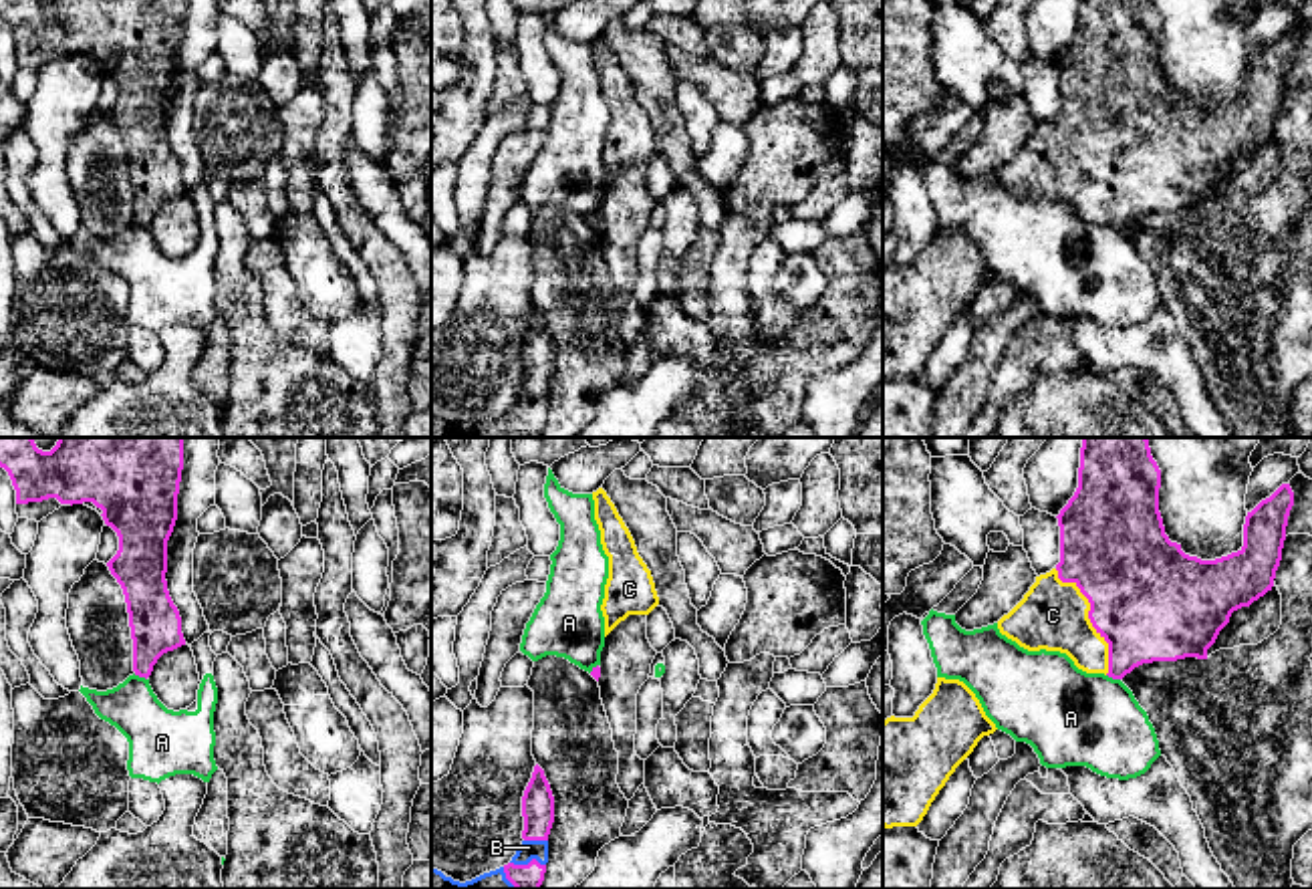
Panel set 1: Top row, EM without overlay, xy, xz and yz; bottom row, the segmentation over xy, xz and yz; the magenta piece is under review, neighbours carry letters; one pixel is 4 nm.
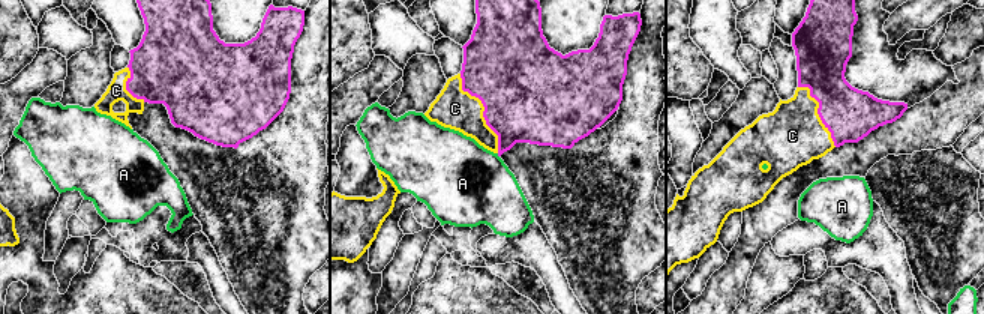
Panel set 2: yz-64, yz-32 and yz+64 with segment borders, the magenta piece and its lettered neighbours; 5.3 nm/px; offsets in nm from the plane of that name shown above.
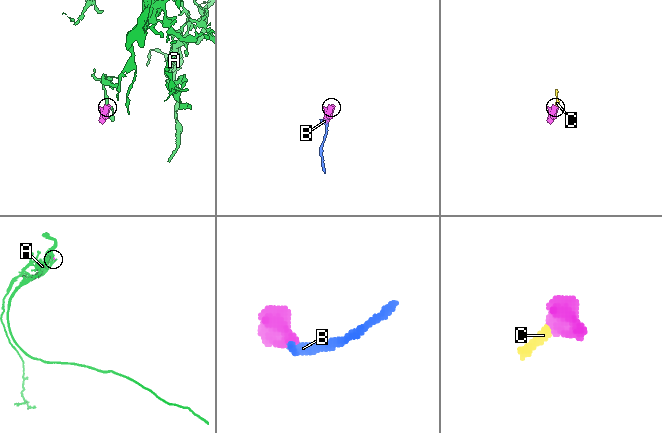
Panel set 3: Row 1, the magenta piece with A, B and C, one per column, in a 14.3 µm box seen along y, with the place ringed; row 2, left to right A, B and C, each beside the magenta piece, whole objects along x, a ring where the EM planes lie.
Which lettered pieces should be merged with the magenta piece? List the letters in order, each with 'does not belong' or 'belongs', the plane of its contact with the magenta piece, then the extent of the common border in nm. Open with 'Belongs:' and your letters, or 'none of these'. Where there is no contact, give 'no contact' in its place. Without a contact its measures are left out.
Belongs: B, C
A: does not belong; contact in yz; length 60 nm
B: belongs; contact in xz; length 100 nm
C: belongs; contact in yz; length 480 nm

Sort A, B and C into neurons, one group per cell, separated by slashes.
A / B C

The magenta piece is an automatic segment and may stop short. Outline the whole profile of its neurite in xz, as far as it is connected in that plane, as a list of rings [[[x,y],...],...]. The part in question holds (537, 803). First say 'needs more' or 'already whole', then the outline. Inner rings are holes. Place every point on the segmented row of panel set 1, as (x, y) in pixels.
needs more; [[[538,764],[522,796],[522,816],[524,841],[508,865],[466,883],[453,881],[431,867],[431,889],[540,889],[548,863],[554,796]]]

